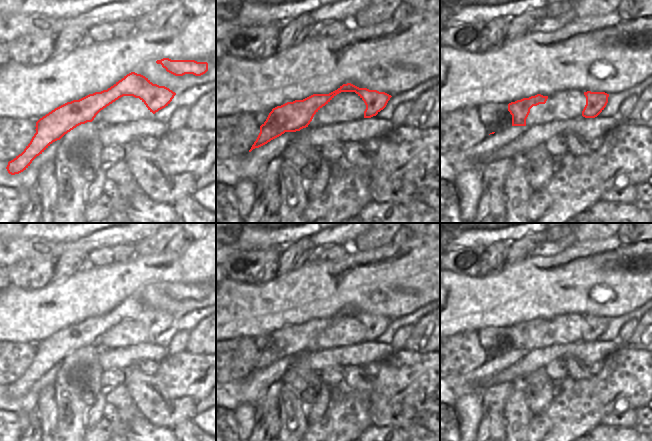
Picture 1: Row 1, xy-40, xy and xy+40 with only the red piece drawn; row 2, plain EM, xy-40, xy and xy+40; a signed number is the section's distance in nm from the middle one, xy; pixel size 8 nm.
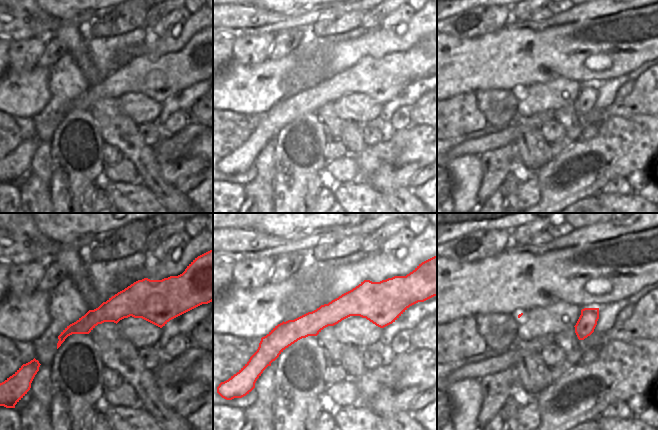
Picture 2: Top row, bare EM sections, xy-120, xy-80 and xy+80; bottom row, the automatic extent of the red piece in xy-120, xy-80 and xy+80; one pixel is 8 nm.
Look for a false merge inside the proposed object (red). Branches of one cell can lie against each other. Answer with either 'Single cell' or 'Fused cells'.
Single cell

